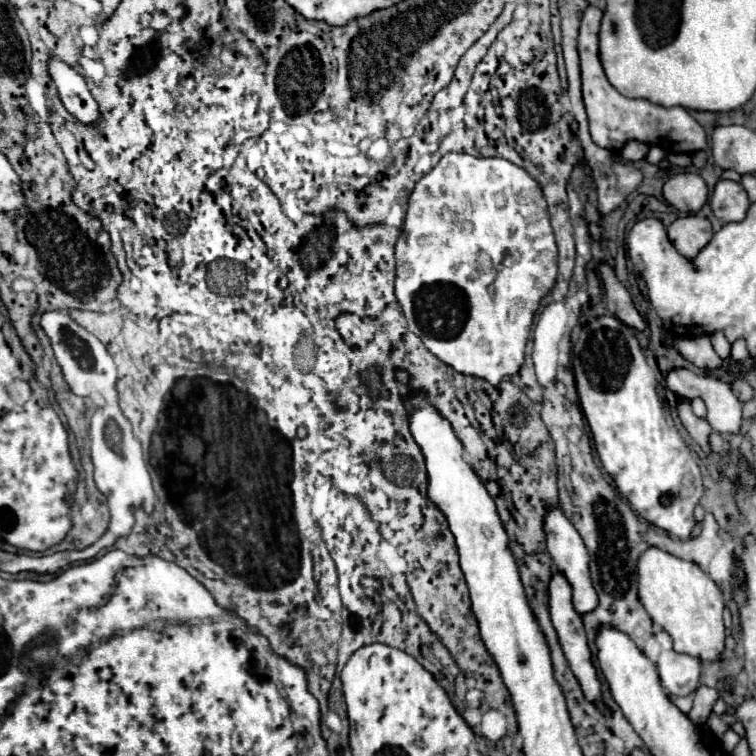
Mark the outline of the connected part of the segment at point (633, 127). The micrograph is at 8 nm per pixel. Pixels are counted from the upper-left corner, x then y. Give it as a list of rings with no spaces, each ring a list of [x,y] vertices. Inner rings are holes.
[[[589,5],[581,19],[579,29],[579,57],[581,57],[581,79],[583,79],[583,101],[589,117],[589,129],[593,141],[609,151],[621,151],[623,145],[631,139],[643,141],[647,145],[657,145],[667,153],[693,153],[705,149],[705,131],[703,127],[683,109],[683,107],[661,107],[645,99],[623,97],[605,77],[599,61],[599,23],[603,13]]]

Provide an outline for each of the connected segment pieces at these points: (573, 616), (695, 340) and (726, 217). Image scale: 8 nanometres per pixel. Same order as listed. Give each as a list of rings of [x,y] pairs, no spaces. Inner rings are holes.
[[[553,571],[551,575],[551,581],[549,581],[549,613],[551,613],[551,621],[553,621],[553,627],[557,631],[557,637],[559,637],[559,643],[563,647],[563,653],[569,661],[569,667],[571,671],[575,673],[577,681],[581,683],[581,689],[585,693],[585,697],[593,703],[599,701],[599,681],[597,681],[597,673],[595,673],[595,667],[591,663],[591,651],[587,647],[587,637],[585,637],[585,629],[583,629],[583,623],[581,623],[581,615],[575,611],[573,607],[573,601],[571,601],[571,585],[569,581],[565,579],[565,575],[561,571]]]
[[[699,335],[699,337],[691,337],[691,339],[675,337],[673,341],[675,341],[677,351],[693,365],[705,367],[705,369],[715,369],[721,365],[721,357],[713,351],[707,335]]]
[[[717,181],[711,195],[711,209],[723,223],[741,221],[749,209],[751,201],[745,189],[735,181]]]

